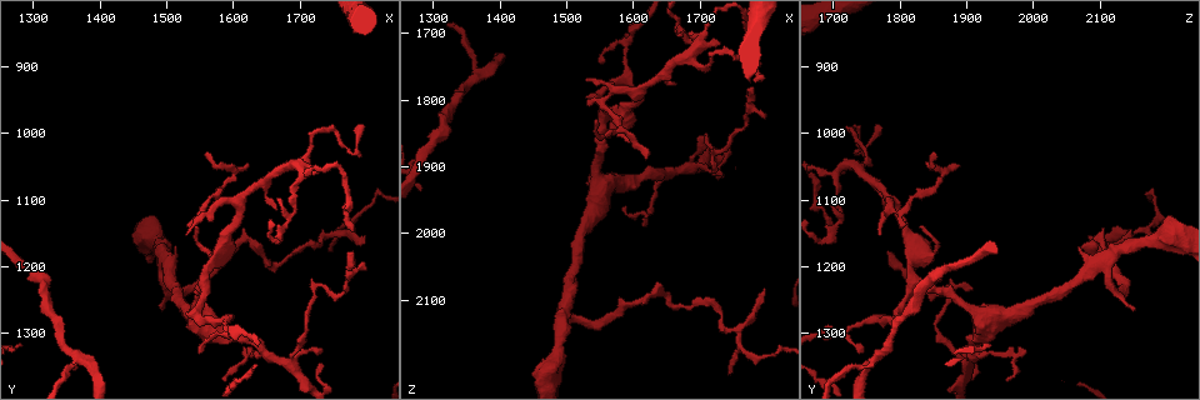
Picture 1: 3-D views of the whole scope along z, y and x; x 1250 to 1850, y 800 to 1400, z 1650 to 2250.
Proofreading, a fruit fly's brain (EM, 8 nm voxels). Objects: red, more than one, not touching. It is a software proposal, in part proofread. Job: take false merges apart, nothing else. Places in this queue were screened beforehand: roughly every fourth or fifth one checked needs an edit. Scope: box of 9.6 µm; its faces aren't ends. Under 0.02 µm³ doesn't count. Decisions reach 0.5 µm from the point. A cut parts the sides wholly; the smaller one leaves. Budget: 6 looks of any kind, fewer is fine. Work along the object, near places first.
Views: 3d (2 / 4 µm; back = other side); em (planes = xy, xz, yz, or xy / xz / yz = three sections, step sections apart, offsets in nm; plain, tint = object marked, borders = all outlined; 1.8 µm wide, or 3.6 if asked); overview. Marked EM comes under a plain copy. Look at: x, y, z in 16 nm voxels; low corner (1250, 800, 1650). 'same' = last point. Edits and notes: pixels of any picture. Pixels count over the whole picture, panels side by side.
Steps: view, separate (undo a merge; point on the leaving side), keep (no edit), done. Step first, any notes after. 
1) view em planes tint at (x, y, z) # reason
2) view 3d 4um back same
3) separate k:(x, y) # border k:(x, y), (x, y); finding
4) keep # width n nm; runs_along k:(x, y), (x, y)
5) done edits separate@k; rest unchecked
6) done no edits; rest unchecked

view em 3.6um planes tint at (1480, 1155, 2190) # thick turns thin

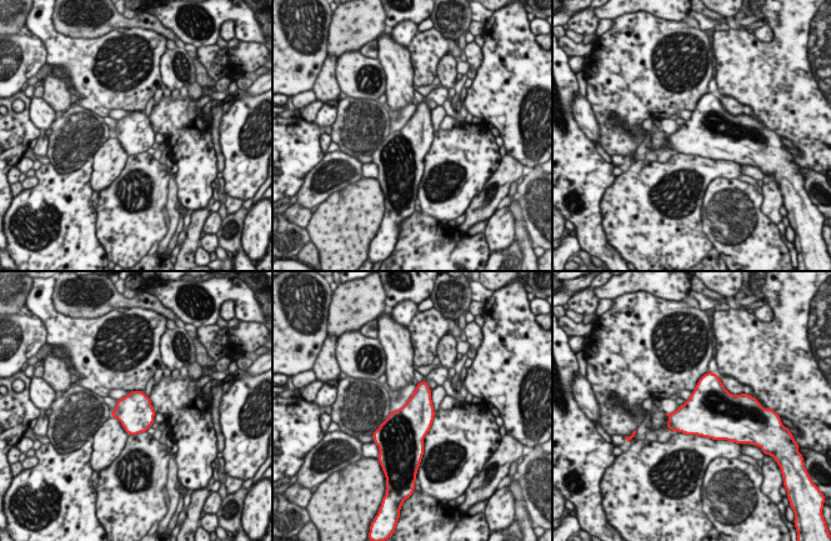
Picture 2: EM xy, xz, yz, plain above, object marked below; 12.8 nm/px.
keep # all the same cell

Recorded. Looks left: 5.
view em planes tint at (1625, 1160, 2095) # abrupt turn

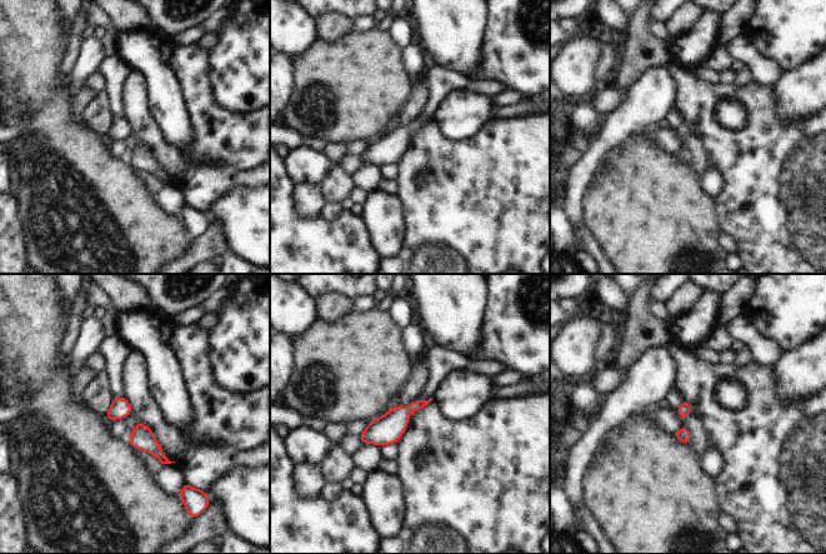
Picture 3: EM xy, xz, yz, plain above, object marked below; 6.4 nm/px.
keep # one cell here

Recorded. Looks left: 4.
view 3d 4um back at (1640, 1320, 1915) # branch point

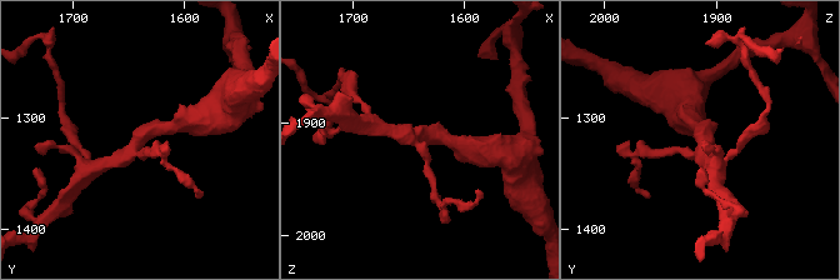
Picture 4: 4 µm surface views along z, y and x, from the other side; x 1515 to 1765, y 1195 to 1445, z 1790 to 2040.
view em yz step 4 tint at (1640, 1326, 1912) # need the tissue

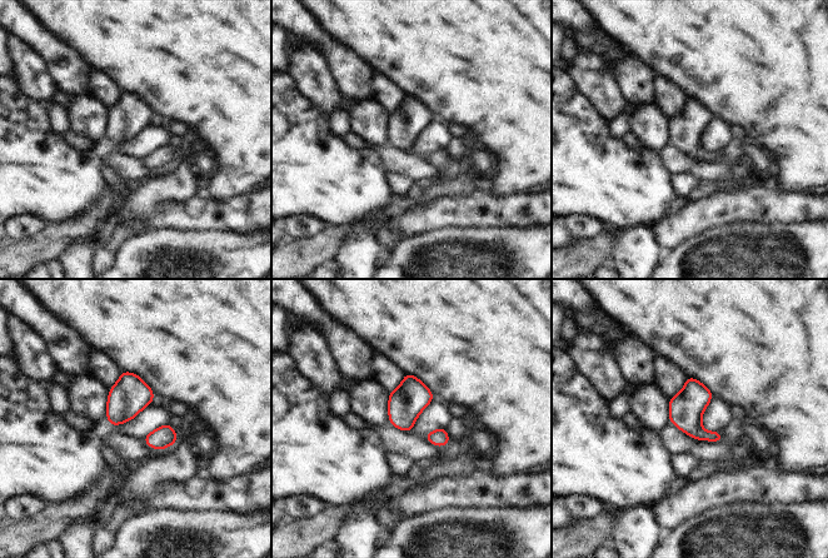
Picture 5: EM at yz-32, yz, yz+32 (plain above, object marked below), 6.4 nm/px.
keep # width 220 nm; one cell here

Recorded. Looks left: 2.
done no edits; rest unchecked

